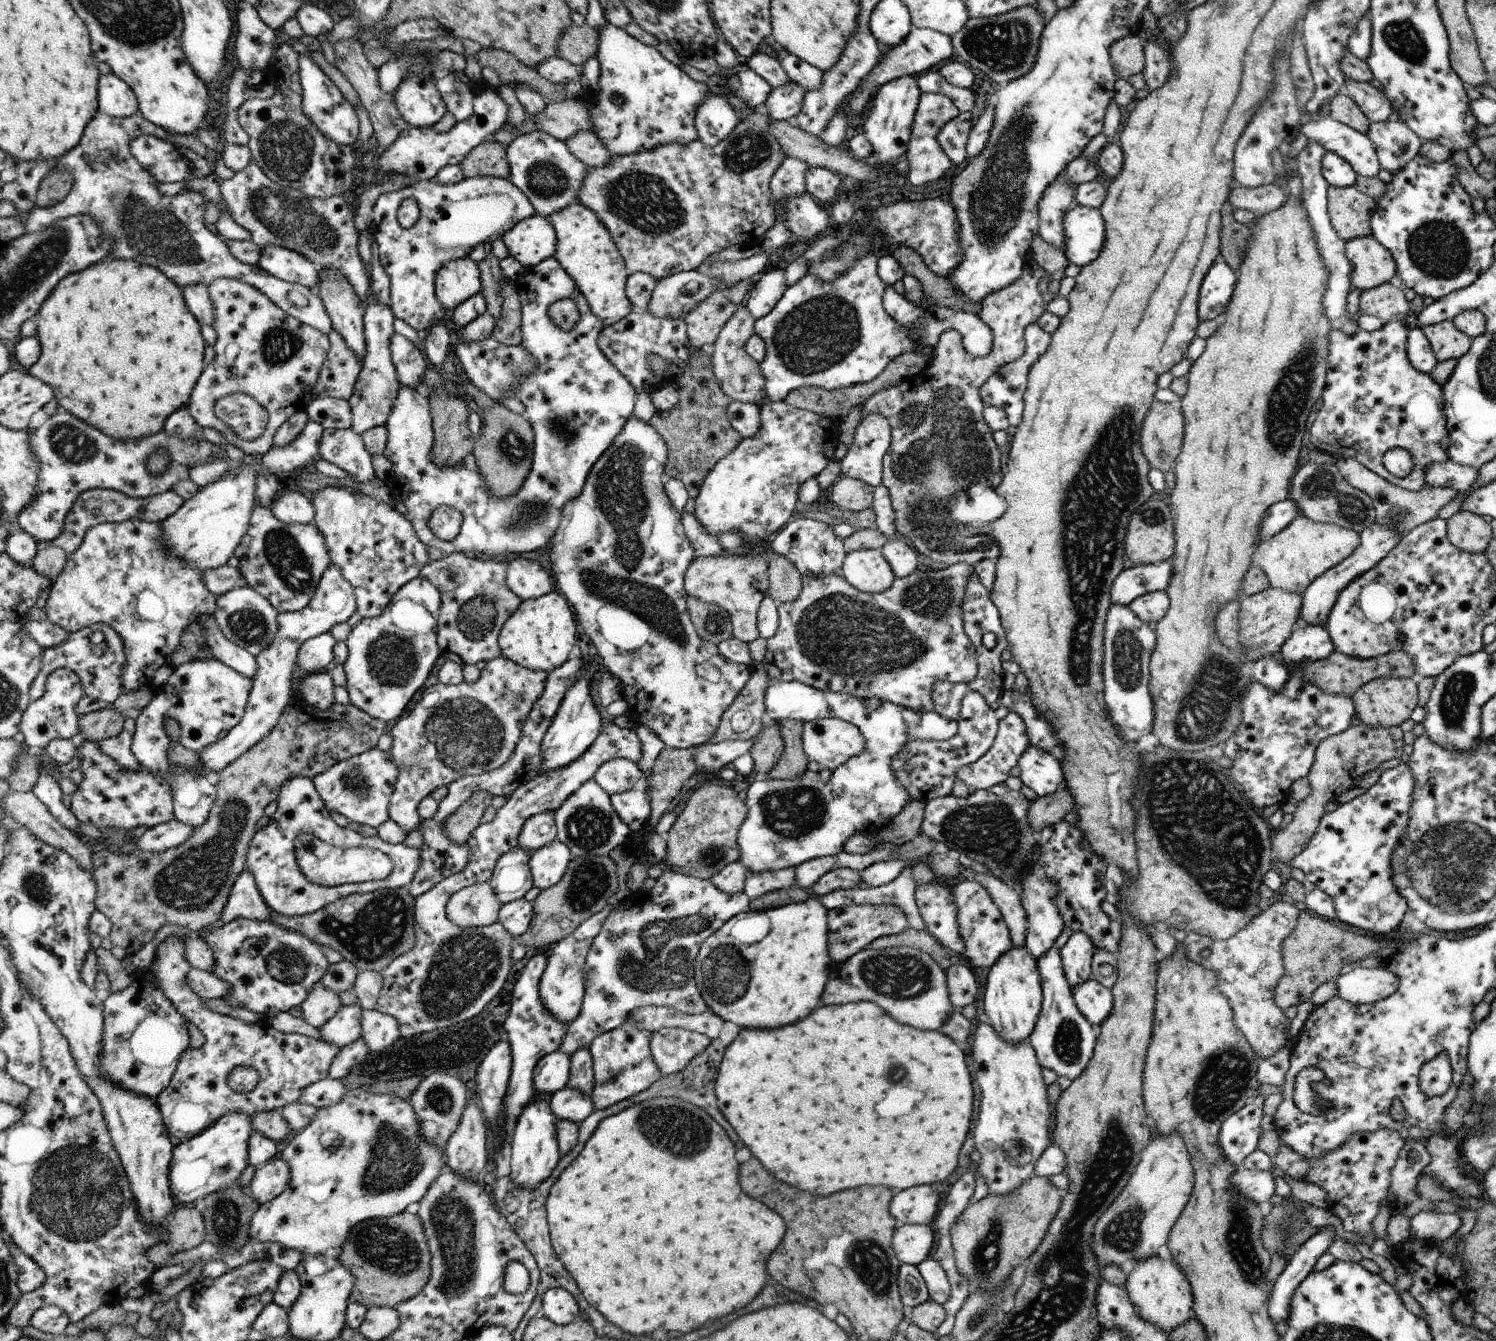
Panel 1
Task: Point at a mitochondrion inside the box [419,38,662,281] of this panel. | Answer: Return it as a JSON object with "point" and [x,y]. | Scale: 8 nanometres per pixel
{"point":[545,178]}

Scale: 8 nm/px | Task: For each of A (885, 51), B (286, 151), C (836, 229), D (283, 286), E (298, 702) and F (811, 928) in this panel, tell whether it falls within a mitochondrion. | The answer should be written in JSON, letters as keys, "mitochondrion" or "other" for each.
{"A":"other","B":"mitochondrion","C":"other","D":"other","E":"other","F":"other"}

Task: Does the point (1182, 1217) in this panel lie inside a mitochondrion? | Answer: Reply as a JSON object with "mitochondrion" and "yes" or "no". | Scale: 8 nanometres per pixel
{"mitochondrion":"no"}

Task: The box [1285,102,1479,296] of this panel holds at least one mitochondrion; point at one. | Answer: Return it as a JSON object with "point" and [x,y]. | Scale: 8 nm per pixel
{"point":[1442,251]}

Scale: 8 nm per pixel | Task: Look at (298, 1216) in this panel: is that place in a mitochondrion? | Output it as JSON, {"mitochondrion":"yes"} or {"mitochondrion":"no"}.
{"mitochondrion":"no"}

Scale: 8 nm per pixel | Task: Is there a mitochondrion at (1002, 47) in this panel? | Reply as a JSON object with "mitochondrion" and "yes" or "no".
{"mitochondrion":"yes"}

